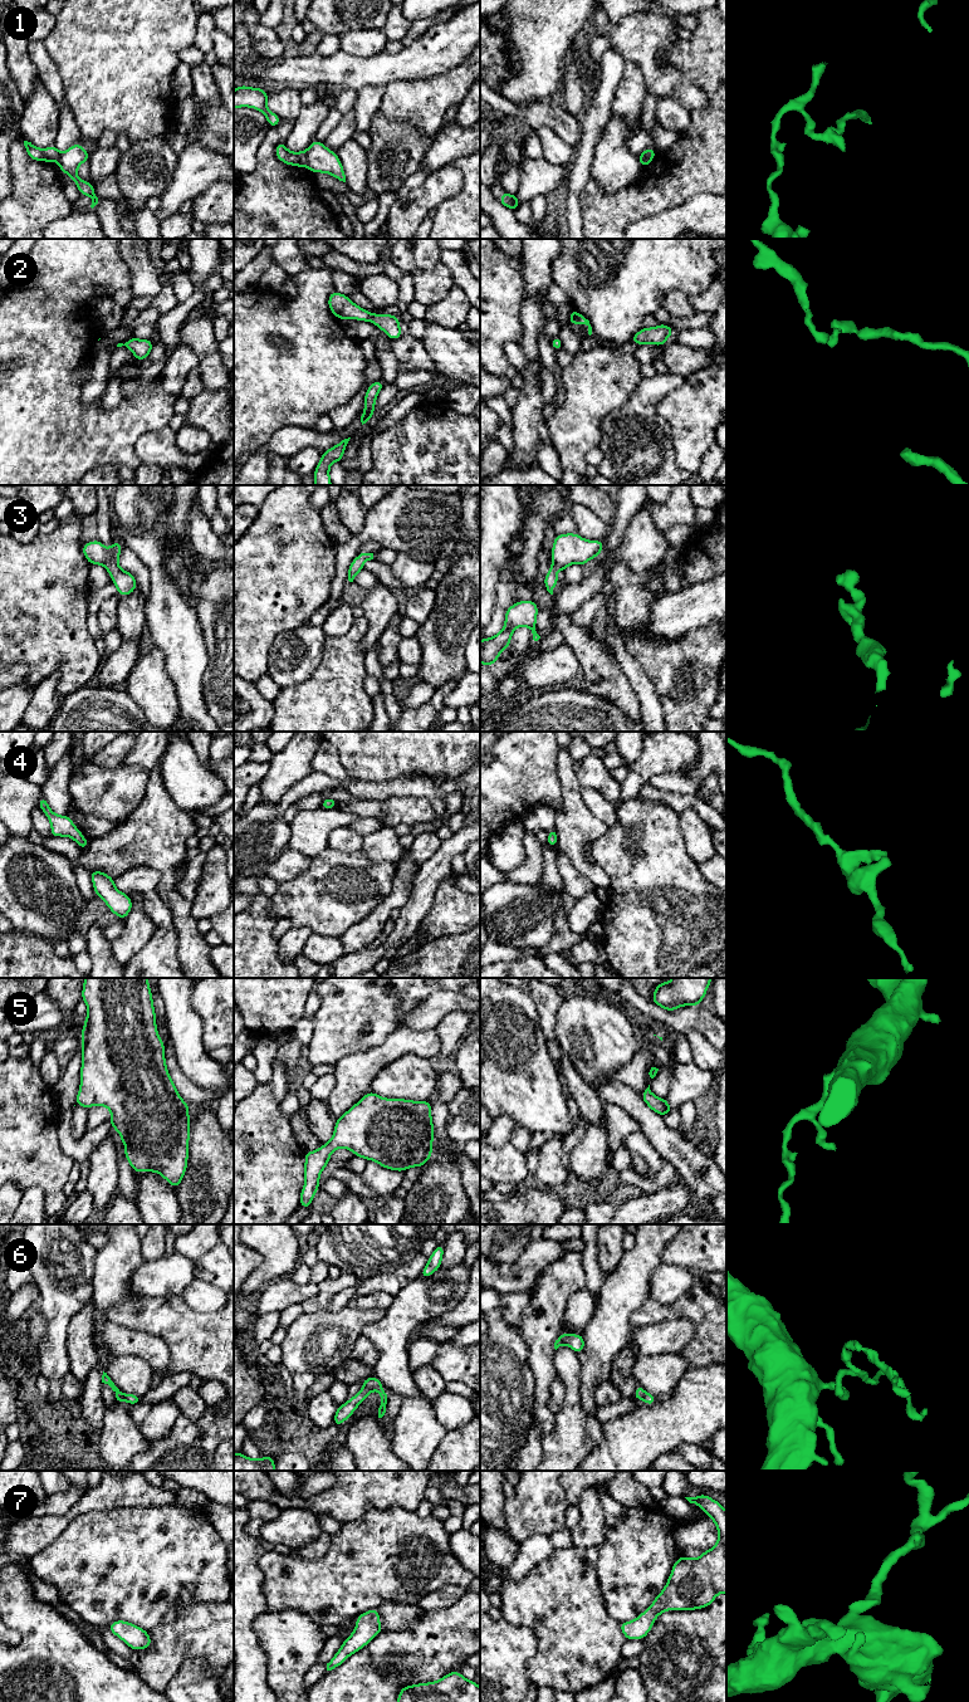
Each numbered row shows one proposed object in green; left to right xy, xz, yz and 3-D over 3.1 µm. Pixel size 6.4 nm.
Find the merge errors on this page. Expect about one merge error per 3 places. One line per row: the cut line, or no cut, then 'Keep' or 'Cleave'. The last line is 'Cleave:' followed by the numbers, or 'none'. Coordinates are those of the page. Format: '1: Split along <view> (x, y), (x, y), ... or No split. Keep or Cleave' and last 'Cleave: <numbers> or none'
1: Split along xz (304, 151), (308, 166). Cleave
2: No split. Keep
3: No split. Keep
4: No split. Keep
5: No split. Keep
6: Split along xz (363, 1387), (370, 1390). Cleave
7: No split. Keep
Cleave: 1, 6

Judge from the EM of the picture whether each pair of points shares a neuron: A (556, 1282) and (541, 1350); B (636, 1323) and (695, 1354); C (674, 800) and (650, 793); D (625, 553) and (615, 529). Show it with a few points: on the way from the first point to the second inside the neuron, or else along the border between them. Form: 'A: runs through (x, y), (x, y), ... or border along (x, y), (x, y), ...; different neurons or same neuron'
A: runs through (551, 1299), (542, 1317), (541, 1334); same neuron
B: runs through (660, 1312), (689, 1312), (700, 1324), (700, 1330); same neuron
C: runs through (667, 797), (656, 795); same neuron
D: border along (632, 516), (618, 548), (610, 556), (602, 554); different neurons

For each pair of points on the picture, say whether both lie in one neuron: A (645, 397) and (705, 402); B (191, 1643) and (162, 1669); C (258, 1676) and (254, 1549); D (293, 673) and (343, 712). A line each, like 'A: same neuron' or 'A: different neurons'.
A: different neurons
B: same neuron
C: same neuron
D: different neurons

